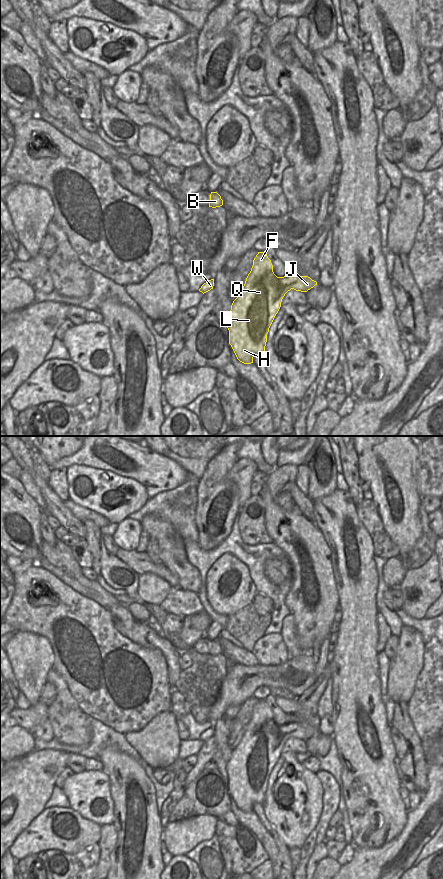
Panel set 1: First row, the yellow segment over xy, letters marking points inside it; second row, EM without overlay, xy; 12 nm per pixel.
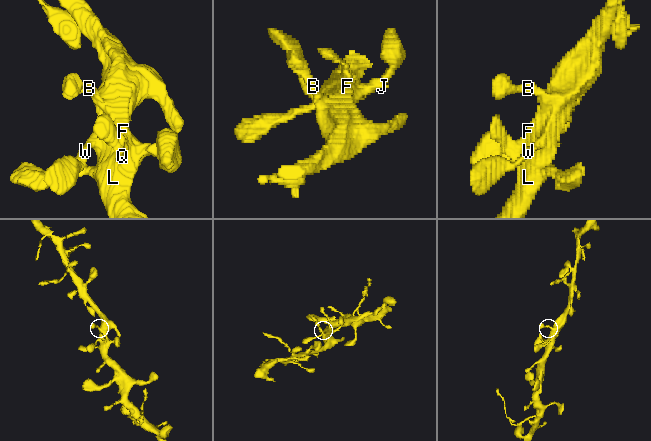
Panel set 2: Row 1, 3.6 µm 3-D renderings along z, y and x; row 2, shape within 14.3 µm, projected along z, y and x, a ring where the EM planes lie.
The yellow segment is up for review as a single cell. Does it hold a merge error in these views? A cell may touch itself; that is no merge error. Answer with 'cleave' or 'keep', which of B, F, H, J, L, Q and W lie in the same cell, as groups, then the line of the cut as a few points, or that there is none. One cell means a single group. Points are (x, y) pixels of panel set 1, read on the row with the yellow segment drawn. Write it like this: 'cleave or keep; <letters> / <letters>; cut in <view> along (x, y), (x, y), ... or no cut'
keep; B F H J L Q W; no cut

